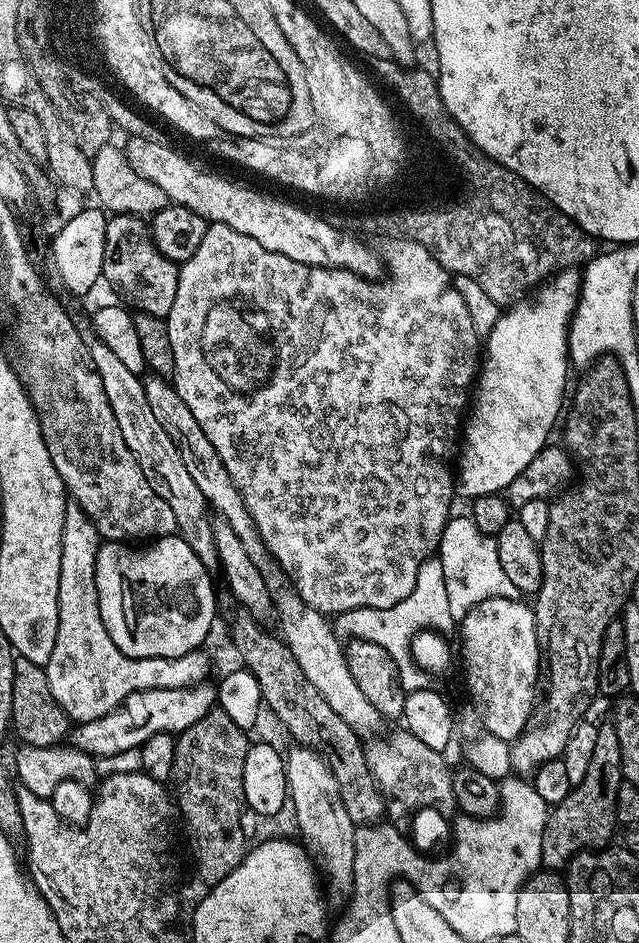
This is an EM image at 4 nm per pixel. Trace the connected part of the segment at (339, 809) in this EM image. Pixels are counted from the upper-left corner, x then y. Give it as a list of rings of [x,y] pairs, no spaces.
[[[292,746],[284,757],[290,812],[296,815],[303,843],[318,861],[319,871],[326,881],[326,896],[333,905],[347,905],[354,886],[354,850],[358,825],[346,814],[338,782],[323,756],[314,748]]]

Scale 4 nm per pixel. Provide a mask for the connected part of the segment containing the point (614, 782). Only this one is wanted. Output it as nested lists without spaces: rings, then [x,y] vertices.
[[[611,722],[601,723],[594,754],[590,758],[590,767],[586,769],[582,782],[574,785],[565,800],[548,813],[548,821],[542,834],[540,859],[545,869],[563,869],[572,861],[573,856],[580,852],[603,849],[611,841],[608,839],[611,838],[612,828],[616,824],[614,802],[618,798],[618,786],[622,782],[621,758],[622,750],[618,750],[618,734],[614,734],[614,726]]]

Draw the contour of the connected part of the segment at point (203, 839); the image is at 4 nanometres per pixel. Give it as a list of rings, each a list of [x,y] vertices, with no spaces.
[[[219,710],[208,712],[194,726],[176,736],[176,753],[174,754],[174,796],[178,801],[178,812],[188,819],[188,832],[192,835],[192,844],[196,847],[196,864],[200,867],[200,876],[205,885],[211,886],[222,882],[230,870],[234,870],[244,860],[246,843],[244,844],[244,828],[240,819],[246,813],[244,791],[242,790],[242,766],[246,766],[246,754],[250,743],[249,733],[245,729],[234,726],[230,718]]]

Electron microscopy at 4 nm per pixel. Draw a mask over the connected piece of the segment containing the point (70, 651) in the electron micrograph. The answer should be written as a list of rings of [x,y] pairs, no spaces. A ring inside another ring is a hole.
[[[75,502],[69,503],[64,510],[62,526],[62,566],[58,574],[58,638],[54,642],[54,654],[50,654],[50,662],[44,673],[50,686],[50,694],[54,694],[54,702],[62,706],[69,721],[83,722],[105,716],[124,703],[125,698],[135,692],[145,692],[151,688],[175,686],[190,688],[193,684],[202,684],[209,679],[208,656],[204,650],[187,652],[175,660],[174,658],[138,658],[122,654],[118,646],[110,638],[106,626],[102,622],[102,614],[98,610],[98,590],[94,570],[102,537],[90,518]]]

